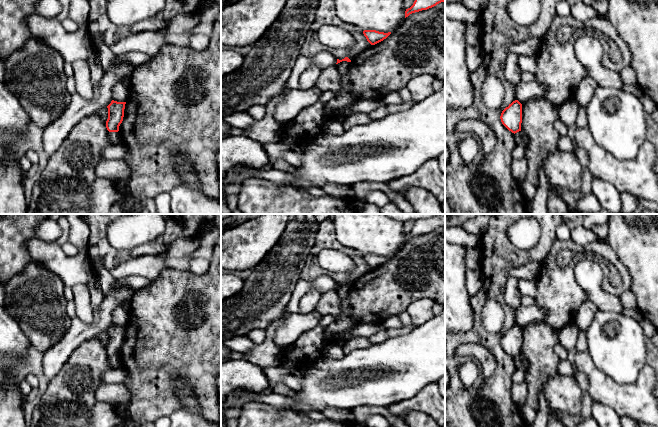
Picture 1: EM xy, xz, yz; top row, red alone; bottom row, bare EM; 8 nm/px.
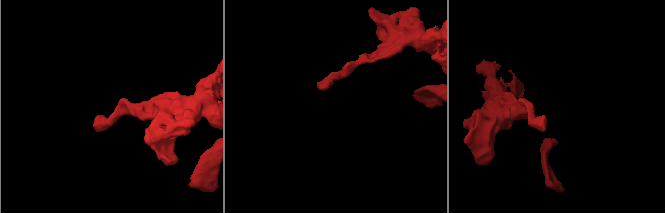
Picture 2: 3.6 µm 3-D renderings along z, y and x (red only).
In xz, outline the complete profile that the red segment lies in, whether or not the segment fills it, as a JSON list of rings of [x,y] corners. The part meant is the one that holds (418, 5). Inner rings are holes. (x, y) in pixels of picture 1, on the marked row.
[[[415,0],[413,5],[406,9],[405,18],[412,13],[432,8],[441,2],[445,2],[445,0]]]

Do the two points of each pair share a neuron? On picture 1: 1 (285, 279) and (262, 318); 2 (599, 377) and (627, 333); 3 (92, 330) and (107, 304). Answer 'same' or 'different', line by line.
1: same
2: different
3: same

